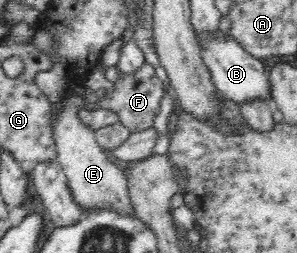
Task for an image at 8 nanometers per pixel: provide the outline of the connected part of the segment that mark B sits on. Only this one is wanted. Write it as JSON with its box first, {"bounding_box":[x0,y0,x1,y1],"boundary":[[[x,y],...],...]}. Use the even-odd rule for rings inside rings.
{"bounding_box":[195,28,270,106],"boundary":[[[195,28],[195,43],[199,47],[199,60],[210,75],[211,82],[218,91],[241,106],[244,100],[250,98],[266,98],[270,101],[267,71],[260,60],[247,54],[246,50],[236,42],[236,39],[224,31],[199,32]]]}

